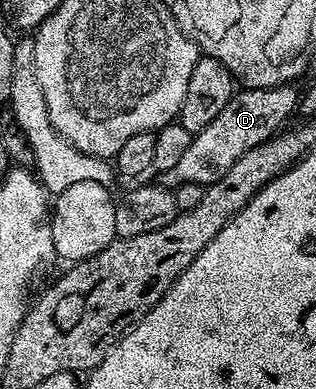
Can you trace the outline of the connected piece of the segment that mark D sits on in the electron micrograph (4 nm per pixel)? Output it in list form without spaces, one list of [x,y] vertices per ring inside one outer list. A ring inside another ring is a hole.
[[[286,85],[245,87],[238,90],[231,97],[231,101],[223,105],[223,113],[219,113],[219,117],[215,117],[215,121],[211,121],[207,129],[194,134],[191,145],[187,145],[187,150],[184,151],[181,160],[175,164],[175,169],[160,172],[160,186],[176,189],[185,183],[194,183],[206,188],[217,183],[219,177],[223,177],[223,173],[227,173],[227,169],[231,169],[231,165],[235,165],[235,161],[243,157],[243,153],[267,142],[290,122],[288,119],[292,117],[293,111],[295,115],[299,107],[297,89],[296,86]]]

